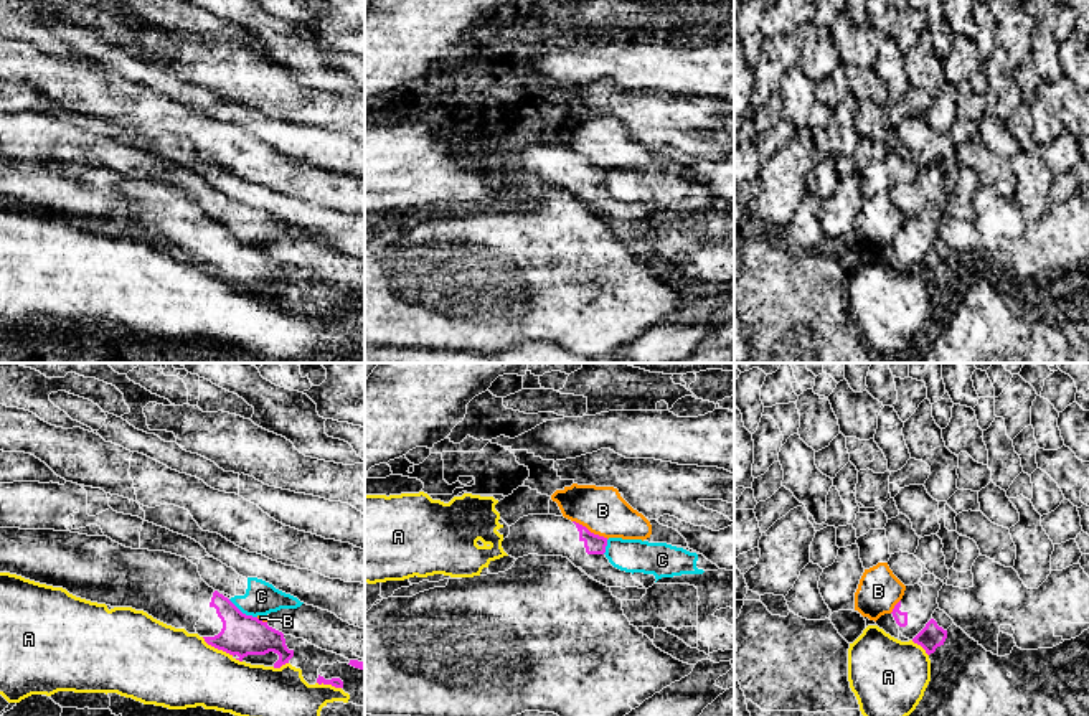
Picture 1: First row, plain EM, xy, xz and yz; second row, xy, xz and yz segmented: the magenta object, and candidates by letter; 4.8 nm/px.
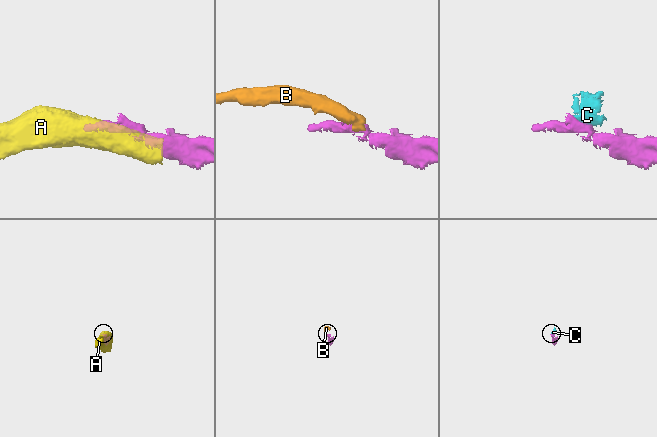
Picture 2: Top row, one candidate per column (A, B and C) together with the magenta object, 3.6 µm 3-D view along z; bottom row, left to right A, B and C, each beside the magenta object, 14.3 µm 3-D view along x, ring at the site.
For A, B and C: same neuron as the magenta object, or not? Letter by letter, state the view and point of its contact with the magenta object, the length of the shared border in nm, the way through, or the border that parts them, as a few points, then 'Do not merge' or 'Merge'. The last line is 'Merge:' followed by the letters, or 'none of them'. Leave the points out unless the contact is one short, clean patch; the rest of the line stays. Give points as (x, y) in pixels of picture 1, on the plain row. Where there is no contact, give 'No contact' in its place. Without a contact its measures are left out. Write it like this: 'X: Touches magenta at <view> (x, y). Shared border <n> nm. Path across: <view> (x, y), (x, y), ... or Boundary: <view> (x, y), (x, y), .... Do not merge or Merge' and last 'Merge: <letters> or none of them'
A: Touches magenta at xy (218, 279). Shared border 180 nm. Do not merge
B: Touches magenta at xz (589, 162). Shared border 200 nm. Boundary: xz (573, 150), (608, 169). Do not merge
C: Touches magenta at xy (241, 243). Shared border 170 nm. Boundary: xy (228, 230), (243, 243), (256, 248). Do not merge
Merge: none of them

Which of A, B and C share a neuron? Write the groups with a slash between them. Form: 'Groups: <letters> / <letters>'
Groups: A / B / C

